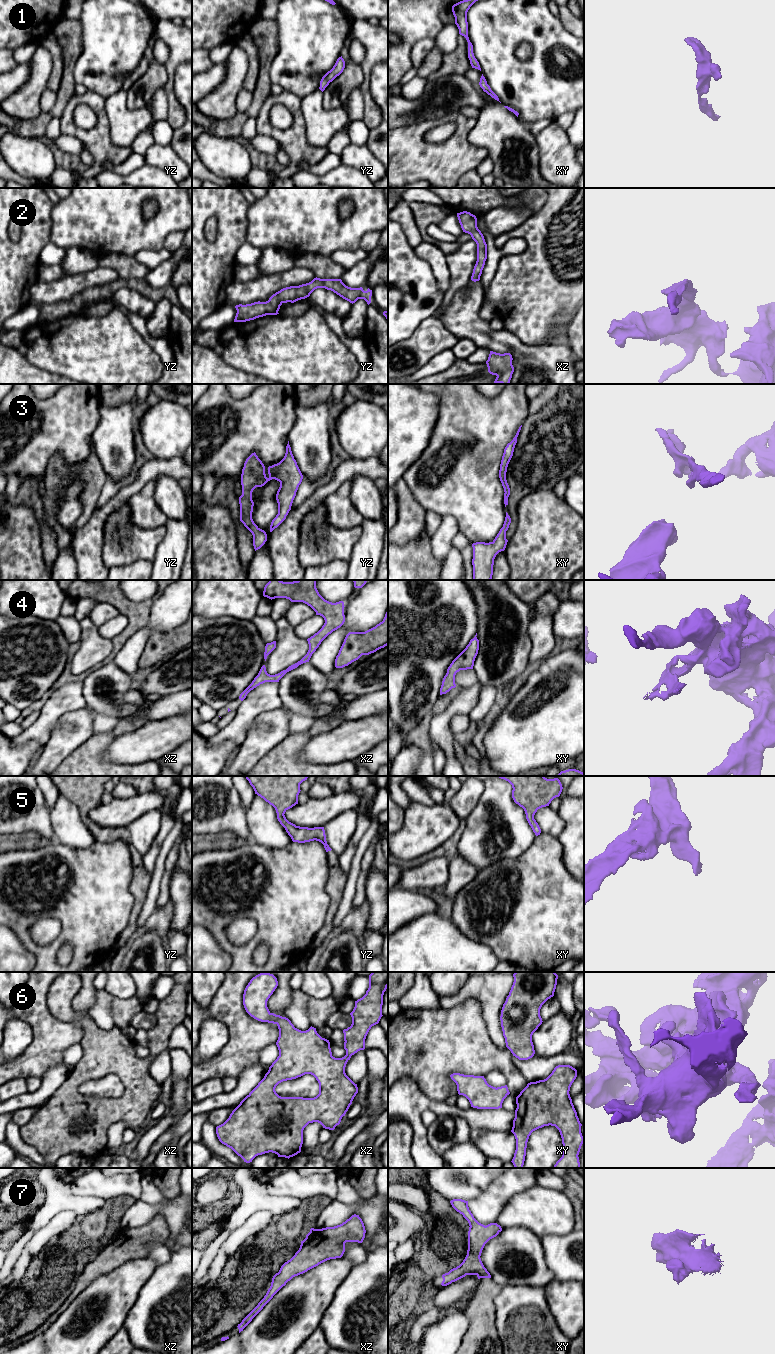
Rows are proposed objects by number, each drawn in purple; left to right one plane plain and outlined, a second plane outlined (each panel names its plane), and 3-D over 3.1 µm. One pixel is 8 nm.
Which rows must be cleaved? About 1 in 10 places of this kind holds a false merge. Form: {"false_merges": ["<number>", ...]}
{"false_merges": []}

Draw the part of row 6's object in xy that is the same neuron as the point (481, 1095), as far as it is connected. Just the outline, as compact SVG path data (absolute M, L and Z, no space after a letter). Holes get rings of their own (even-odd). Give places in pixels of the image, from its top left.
M453 1073L450 1077L457 1085L458 1094L465 1096L473 1108L502 1108L504 1099L510 1094L507 1085L493 1087L487 1083L484 1076Z

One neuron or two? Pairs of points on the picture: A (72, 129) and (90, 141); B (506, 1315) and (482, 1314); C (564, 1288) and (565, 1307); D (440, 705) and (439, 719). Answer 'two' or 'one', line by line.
A: one
B: two
C: one
D: two

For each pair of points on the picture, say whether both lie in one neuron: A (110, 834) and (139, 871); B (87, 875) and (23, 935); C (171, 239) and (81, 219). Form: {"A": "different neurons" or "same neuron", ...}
{"A": "same neuron", "B": "same neuron", "C": "different neurons"}

